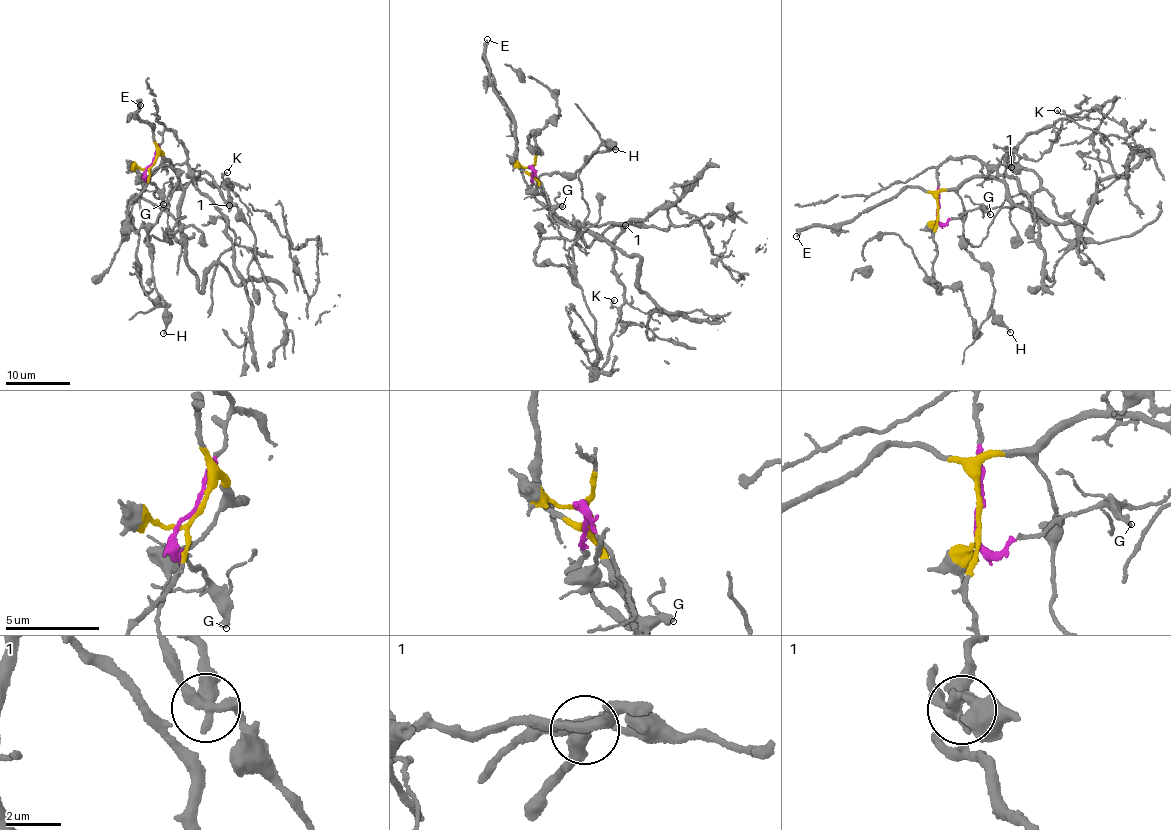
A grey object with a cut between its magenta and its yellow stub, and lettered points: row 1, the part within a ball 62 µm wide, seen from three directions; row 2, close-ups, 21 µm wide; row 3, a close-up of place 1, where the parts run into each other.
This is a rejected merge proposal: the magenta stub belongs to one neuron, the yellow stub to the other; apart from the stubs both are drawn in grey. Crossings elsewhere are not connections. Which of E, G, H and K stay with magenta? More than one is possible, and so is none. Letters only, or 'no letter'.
G, K

